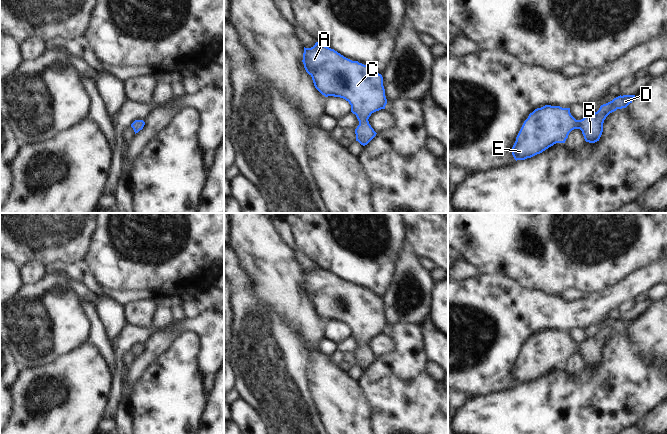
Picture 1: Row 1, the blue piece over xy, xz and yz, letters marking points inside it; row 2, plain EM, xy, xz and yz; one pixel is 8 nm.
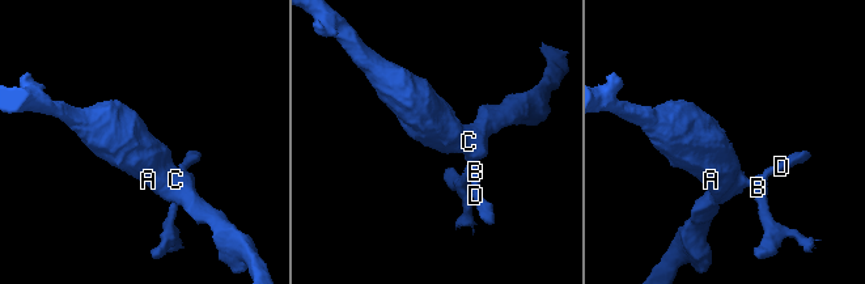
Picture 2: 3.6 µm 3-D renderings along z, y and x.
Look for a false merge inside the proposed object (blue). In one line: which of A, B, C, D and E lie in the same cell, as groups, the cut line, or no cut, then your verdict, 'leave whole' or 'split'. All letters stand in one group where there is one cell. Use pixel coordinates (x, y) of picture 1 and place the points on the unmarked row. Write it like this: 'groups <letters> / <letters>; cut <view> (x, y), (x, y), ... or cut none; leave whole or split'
groups A B C D E; cut none; leave whole

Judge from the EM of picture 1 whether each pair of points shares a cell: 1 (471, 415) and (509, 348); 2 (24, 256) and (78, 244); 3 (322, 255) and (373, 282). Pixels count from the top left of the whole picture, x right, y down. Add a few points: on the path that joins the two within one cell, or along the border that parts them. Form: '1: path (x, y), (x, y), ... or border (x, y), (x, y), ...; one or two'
1: border (505, 390), (472, 397); two
2: path (37, 252), (47, 247), (59, 247), (65, 244); one
3: path (335, 255), (346, 255), (360, 269); one

